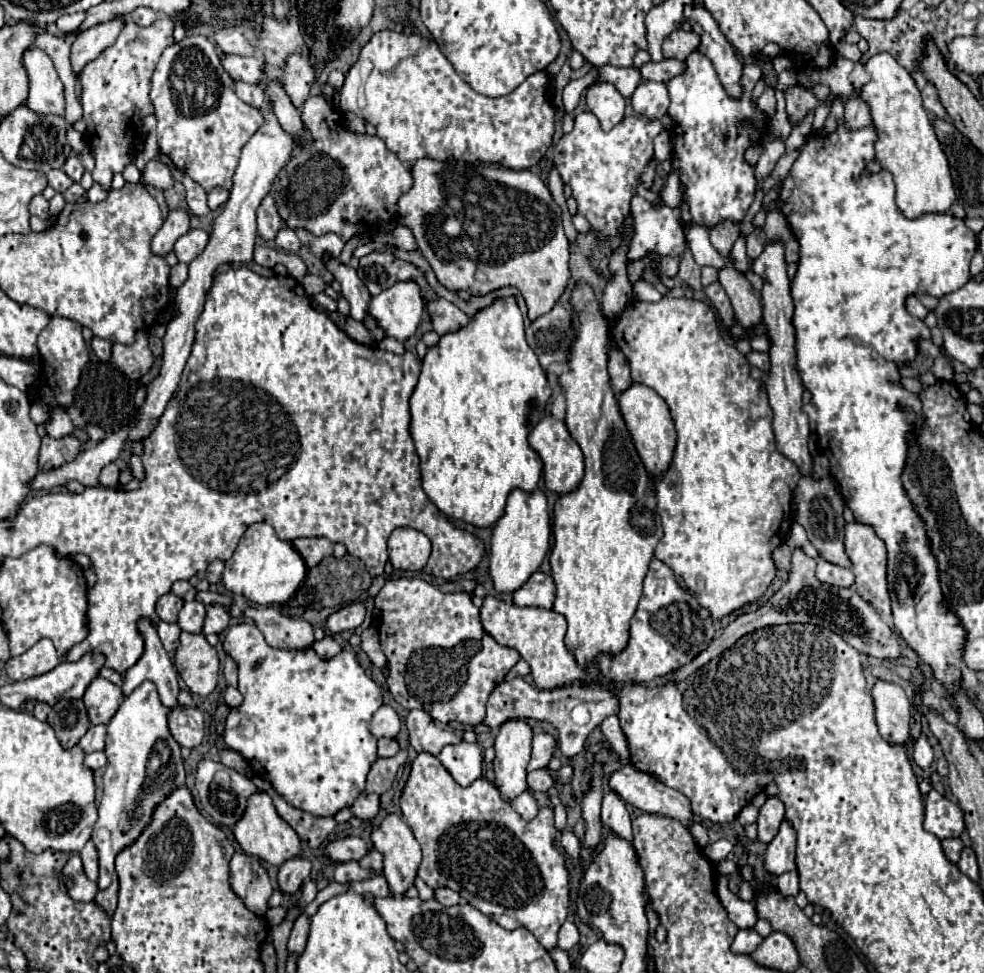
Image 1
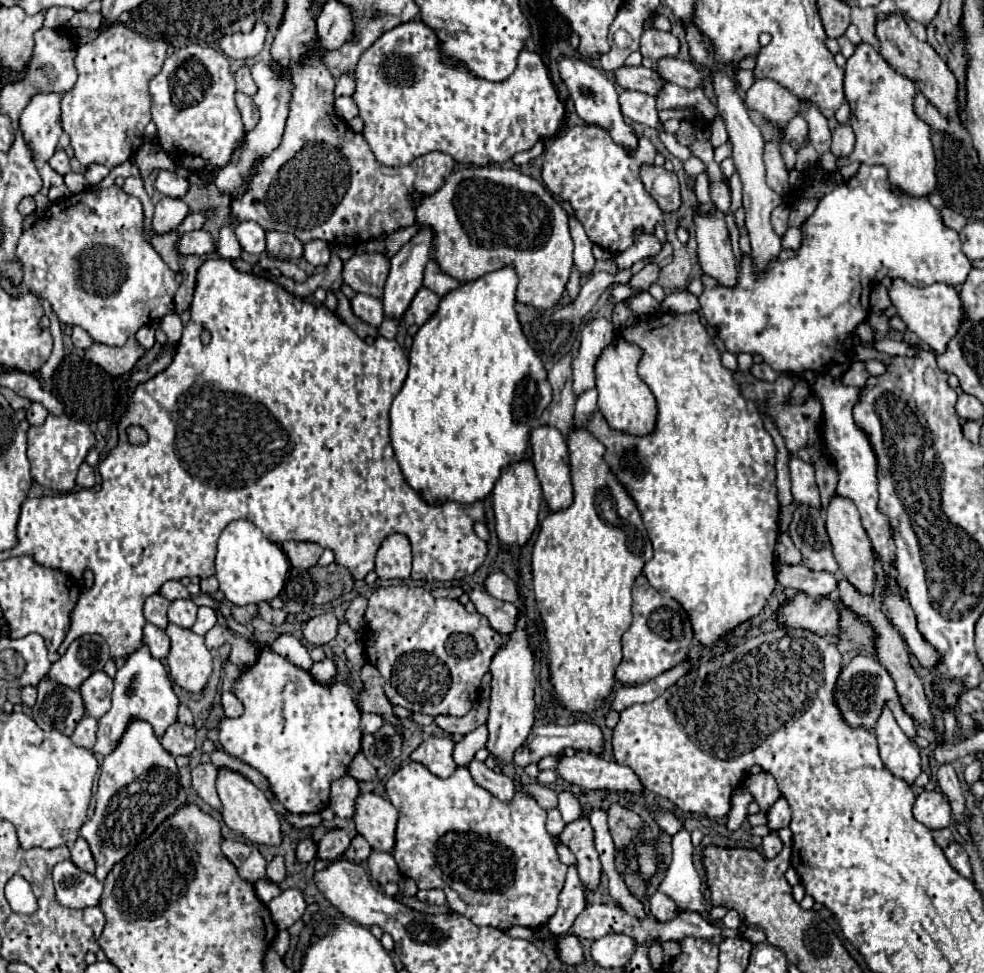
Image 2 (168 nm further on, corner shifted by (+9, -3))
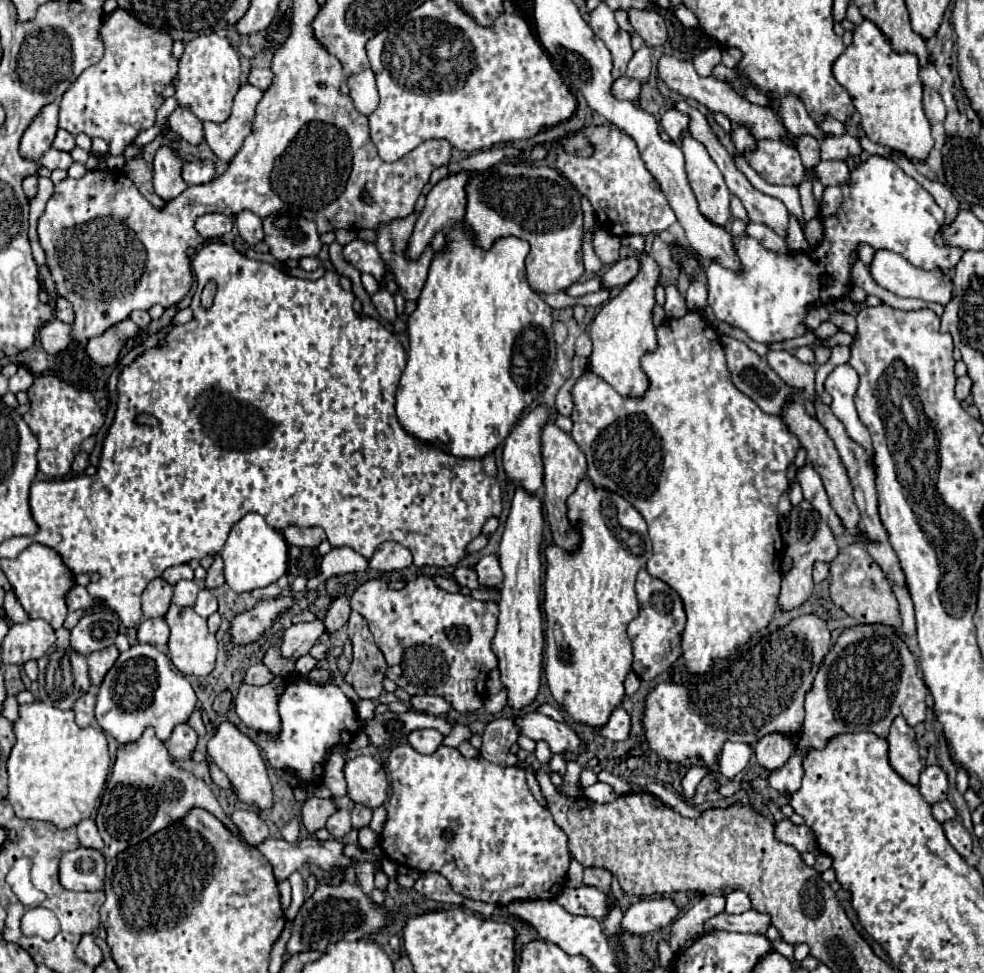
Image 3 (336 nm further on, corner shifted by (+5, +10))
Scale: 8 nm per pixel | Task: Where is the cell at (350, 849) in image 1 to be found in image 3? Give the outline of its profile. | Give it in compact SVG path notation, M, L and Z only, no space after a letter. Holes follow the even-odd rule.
M337 809L337 811L329 817L325 829L331 833L333 839L343 839L343 837L351 831L351 813Z

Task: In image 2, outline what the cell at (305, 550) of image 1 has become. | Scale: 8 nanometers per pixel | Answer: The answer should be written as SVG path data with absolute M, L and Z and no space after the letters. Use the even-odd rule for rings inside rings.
M283 542L281 544L283 552L287 554L291 566L295 568L309 568L309 566L315 566L319 556L323 554L323 548L319 544L313 544L313 542Z

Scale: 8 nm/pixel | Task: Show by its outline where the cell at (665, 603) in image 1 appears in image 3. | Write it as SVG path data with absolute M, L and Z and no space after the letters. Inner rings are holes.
M647 569L639 571L635 591L639 599L639 617L629 623L627 631L633 643L633 671L641 681L651 681L681 657L681 633L685 629L687 615L683 611L681 597L667 583L651 577Z

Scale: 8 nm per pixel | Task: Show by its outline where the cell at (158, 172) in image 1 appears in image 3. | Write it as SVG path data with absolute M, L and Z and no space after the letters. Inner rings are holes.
M191 161L191 163L183 165L181 177L187 185L209 183L215 177L215 167L211 161Z

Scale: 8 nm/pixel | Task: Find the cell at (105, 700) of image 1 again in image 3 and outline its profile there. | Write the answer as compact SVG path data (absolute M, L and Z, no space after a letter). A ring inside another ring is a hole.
M107 647L105 651L95 651L93 655L87 657L87 663L89 663L89 677L91 677L91 683L95 687L99 687L107 675L107 671L113 667L113 663L117 661L119 657L119 651L117 647Z

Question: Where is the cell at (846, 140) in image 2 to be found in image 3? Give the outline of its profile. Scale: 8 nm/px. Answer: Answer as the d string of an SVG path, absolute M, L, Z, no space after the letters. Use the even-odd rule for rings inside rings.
M845 133L841 137L827 137L821 141L821 159L851 159L857 157L861 153L861 145L859 141L851 135Z

